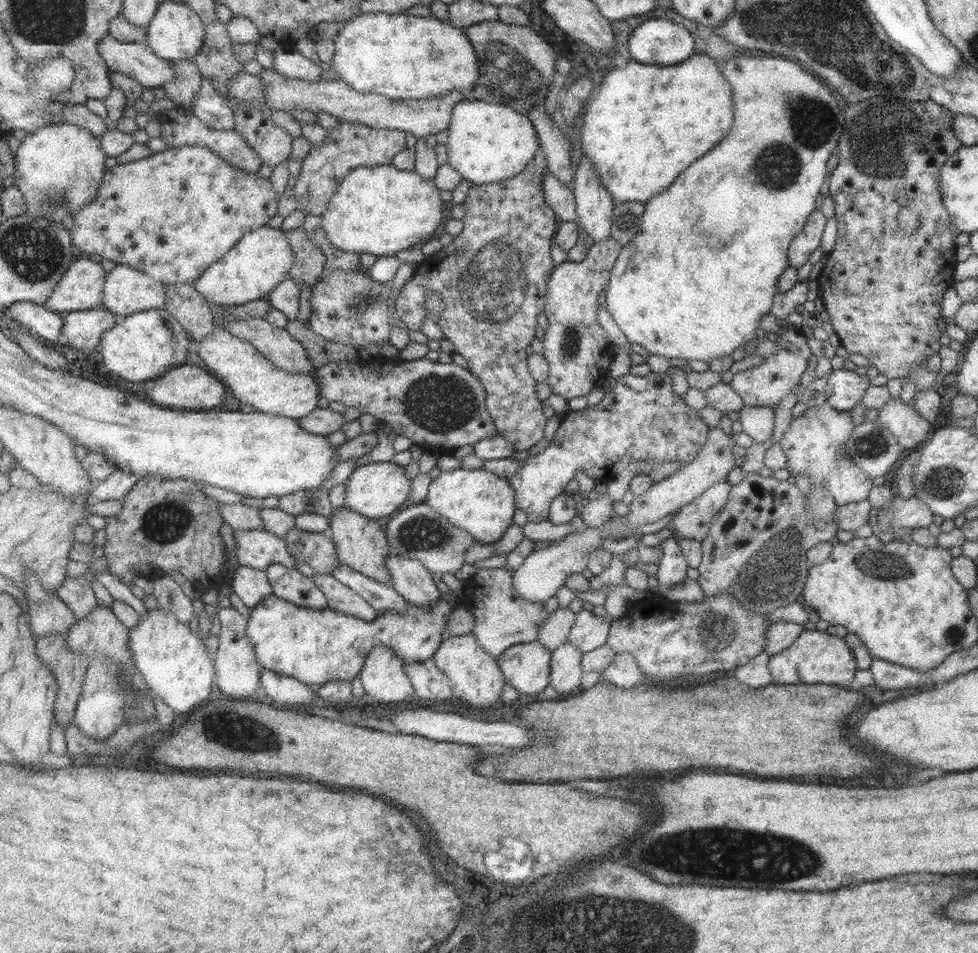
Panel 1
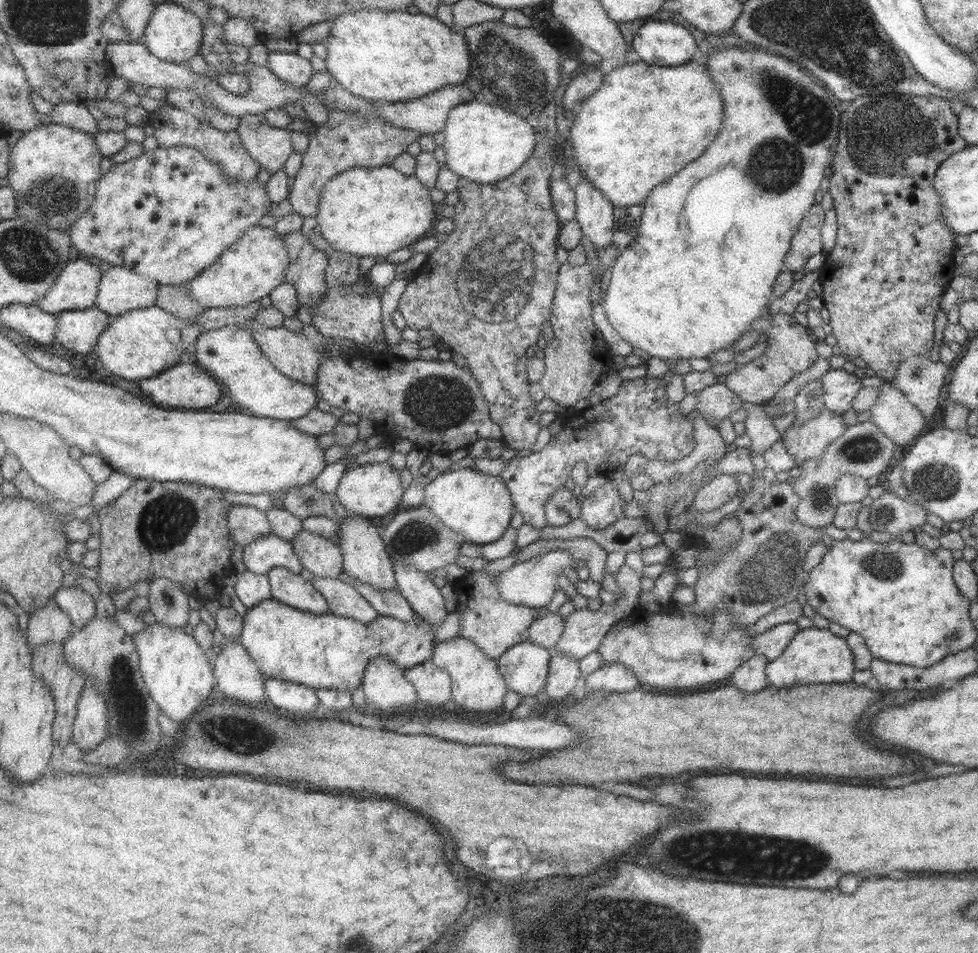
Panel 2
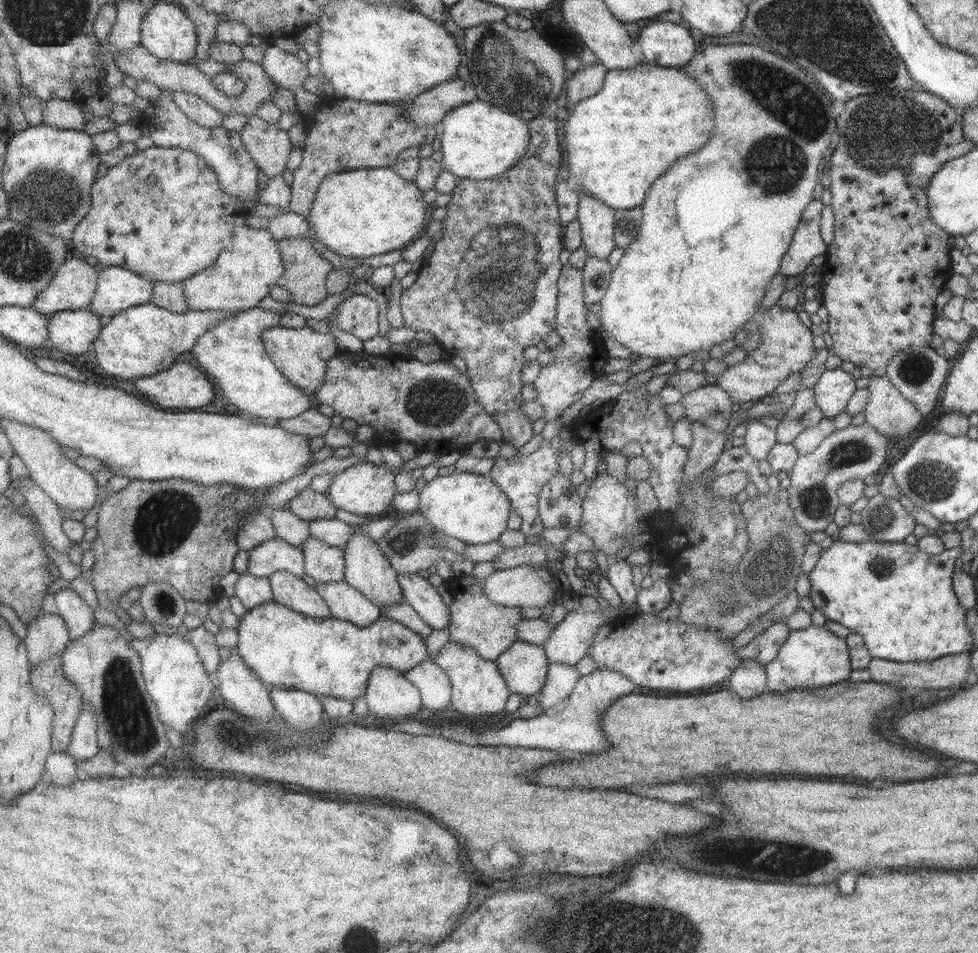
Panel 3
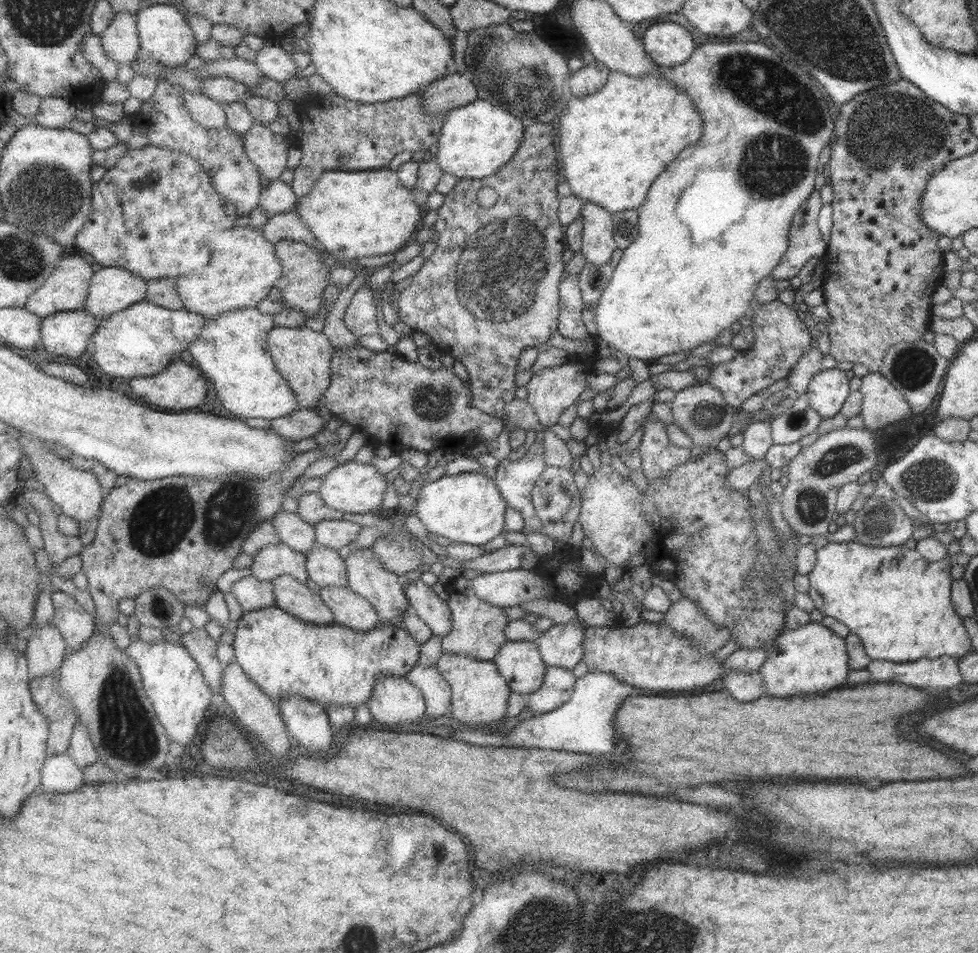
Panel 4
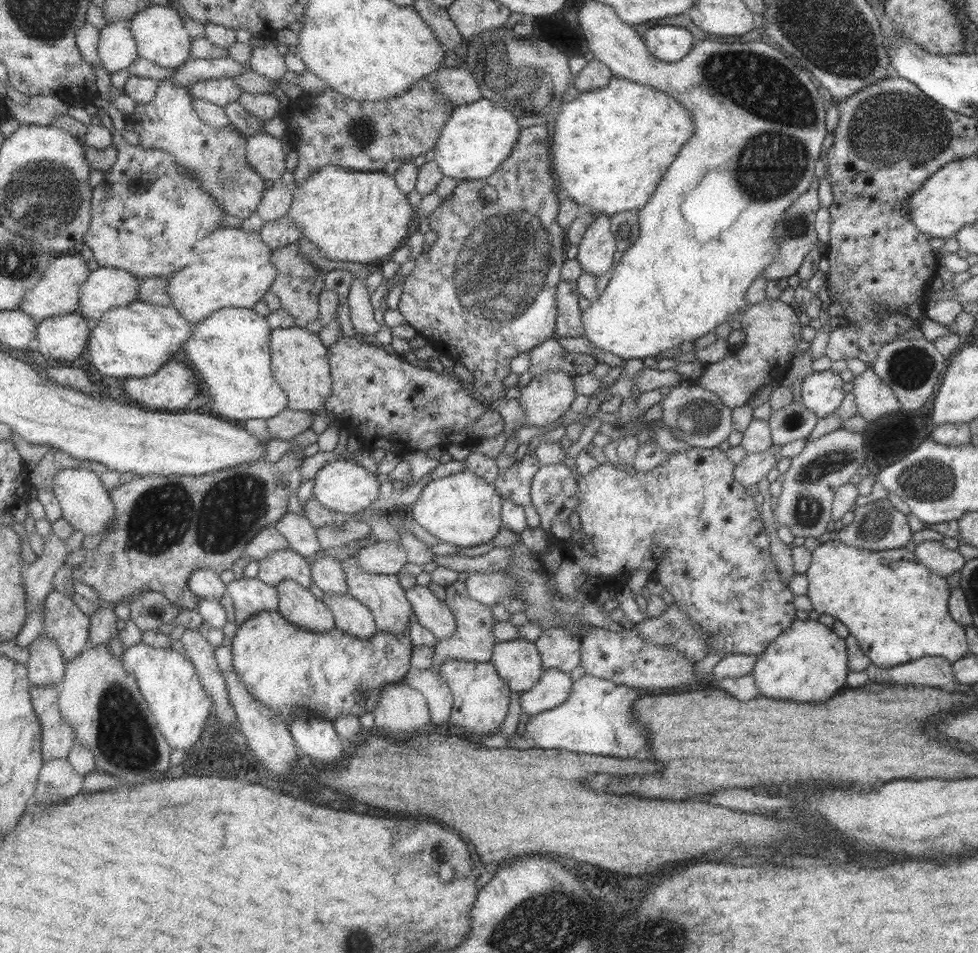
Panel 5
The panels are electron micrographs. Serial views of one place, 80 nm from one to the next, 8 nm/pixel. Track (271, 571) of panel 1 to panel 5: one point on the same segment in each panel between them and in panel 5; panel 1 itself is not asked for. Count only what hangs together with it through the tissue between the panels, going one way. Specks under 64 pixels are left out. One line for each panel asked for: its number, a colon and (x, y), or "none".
2: (290, 589)
3: (289, 590)
4: (291, 596)
5: (298, 606)

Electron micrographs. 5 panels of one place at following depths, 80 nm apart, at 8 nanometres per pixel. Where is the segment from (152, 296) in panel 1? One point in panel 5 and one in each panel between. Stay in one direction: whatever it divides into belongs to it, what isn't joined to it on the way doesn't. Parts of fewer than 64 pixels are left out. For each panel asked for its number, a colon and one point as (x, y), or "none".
2: (123, 289)
3: (119, 289)
4: (113, 289)
5: (107, 288)

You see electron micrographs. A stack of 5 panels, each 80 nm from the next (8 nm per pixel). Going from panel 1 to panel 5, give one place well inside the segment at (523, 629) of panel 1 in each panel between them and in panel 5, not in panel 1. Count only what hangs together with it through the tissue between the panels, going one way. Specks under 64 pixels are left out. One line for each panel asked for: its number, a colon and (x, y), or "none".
2: (494, 625)
3: (488, 628)
4: (477, 628)
5: (472, 641)

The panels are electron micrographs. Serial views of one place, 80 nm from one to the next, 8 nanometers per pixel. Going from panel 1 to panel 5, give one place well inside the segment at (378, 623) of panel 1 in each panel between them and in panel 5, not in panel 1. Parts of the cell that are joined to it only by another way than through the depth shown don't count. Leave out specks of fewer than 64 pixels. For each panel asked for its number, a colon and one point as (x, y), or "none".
2: (323, 651)
3: (324, 656)
4: (332, 665)
5: (328, 673)

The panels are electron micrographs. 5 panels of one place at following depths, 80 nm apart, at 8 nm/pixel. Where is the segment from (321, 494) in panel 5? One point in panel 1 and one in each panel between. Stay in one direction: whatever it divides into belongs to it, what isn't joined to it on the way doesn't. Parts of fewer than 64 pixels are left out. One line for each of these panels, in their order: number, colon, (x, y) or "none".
1: (375, 489)
2: (369, 490)
3: (364, 488)
4: (351, 486)

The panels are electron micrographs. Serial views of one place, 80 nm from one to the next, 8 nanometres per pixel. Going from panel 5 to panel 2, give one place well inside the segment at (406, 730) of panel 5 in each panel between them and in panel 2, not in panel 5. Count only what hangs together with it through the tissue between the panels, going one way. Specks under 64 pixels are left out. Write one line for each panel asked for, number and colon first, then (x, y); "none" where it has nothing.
2: (385, 687)
3: (388, 694)
4: (393, 700)

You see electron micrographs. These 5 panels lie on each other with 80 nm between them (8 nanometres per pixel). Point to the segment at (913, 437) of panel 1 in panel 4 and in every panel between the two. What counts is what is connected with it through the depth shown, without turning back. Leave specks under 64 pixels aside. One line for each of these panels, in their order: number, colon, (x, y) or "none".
2: (899, 420)
3: (887, 411)
4: (881, 403)

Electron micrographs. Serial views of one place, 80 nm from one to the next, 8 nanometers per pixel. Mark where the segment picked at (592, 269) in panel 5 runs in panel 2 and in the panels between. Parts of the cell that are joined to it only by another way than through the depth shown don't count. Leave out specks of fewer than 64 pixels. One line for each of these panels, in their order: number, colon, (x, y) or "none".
2: (593, 212)
3: (595, 218)
4: (597, 245)

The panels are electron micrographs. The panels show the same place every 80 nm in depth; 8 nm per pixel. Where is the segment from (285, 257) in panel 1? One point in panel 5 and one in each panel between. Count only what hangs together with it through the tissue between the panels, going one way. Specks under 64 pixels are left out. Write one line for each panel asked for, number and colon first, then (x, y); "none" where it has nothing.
2: (252, 267)
3: (249, 266)
4: (243, 269)
5: (234, 270)

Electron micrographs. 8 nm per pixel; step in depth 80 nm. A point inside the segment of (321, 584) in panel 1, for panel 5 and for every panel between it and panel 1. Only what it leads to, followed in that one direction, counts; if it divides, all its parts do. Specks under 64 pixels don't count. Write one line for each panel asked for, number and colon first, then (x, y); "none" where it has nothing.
2: (342, 600)
3: (344, 602)
4: (348, 609)
5: (351, 617)

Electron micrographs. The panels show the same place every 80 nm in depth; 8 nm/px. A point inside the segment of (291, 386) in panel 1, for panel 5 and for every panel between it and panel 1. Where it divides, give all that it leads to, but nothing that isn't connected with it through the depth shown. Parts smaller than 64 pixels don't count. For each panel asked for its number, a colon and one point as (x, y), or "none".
2: (229, 353)
3: (232, 352)
4: (231, 350)
5: (230, 349)

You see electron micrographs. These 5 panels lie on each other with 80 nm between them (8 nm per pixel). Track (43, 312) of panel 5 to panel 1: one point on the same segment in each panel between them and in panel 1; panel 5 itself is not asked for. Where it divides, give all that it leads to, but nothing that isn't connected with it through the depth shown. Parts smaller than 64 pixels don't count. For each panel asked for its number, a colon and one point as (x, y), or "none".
1: (82, 288)
2: (77, 288)
3: (74, 287)
4: (68, 288)

